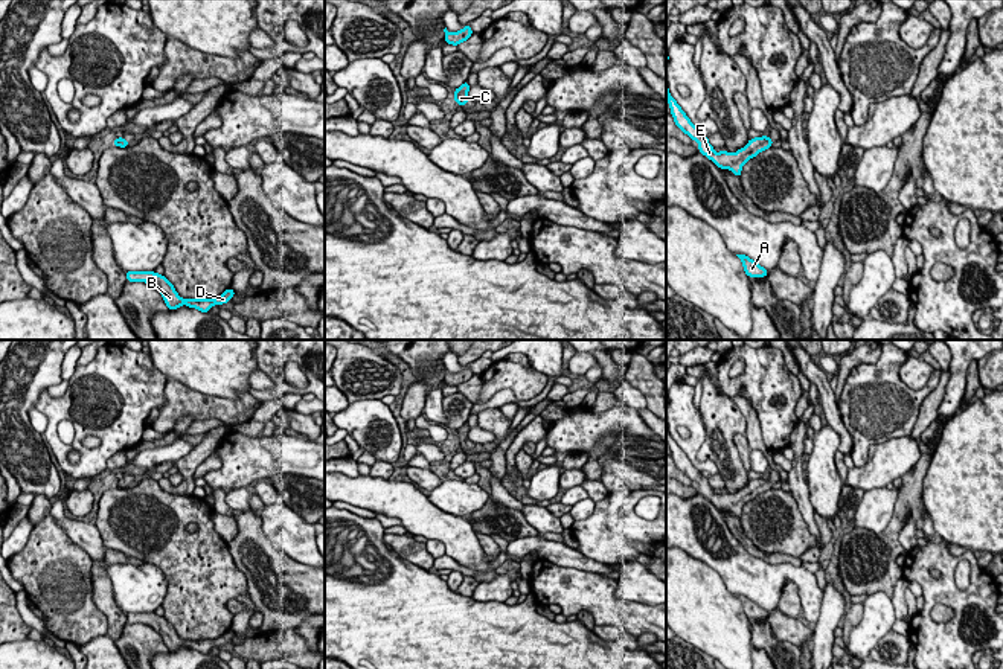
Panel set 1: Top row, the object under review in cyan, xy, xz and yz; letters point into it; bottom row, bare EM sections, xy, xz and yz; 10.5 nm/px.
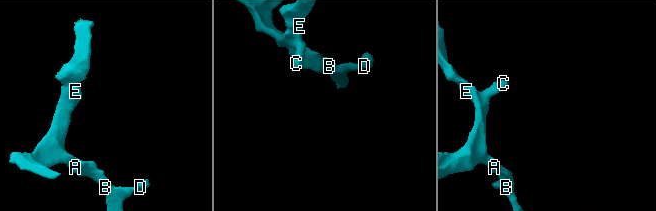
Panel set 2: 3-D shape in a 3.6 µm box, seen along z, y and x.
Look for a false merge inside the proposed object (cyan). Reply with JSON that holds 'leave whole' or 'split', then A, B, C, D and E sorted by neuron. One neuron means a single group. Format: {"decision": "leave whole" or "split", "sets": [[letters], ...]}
{"decision": "leave whole", "sets": [["A", "B", "C", "D", "E"]]}

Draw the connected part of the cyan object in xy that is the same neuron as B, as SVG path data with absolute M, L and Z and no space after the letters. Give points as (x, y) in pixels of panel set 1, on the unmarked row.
M127 613L127 620L128 623L145 623L151 626L162 635L166 648L172 652L186 646L201 654L209 654L213 646L227 645L235 637L235 632L229 629L215 640L183 640L178 637L174 626L163 616L157 616L155 613Z

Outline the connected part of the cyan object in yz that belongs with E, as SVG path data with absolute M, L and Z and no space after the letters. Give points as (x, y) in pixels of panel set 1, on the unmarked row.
M666 422L666 442L671 450L671 456L674 459L675 466L687 475L692 482L698 483L698 492L712 501L719 511L729 511L736 518L741 518L742 507L759 494L771 489L773 482L767 477L750 480L748 485L738 491L736 494L727 494L723 491L721 494L715 494L713 488L709 485L707 477L704 477L686 457L677 442L671 437Z

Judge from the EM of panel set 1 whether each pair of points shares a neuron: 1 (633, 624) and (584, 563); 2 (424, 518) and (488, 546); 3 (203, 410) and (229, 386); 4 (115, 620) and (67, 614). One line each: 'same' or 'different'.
1: different
2: different
3: different
4: different

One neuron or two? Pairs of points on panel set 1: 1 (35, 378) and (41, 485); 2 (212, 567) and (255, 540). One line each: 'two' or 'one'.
1: one
2: two

